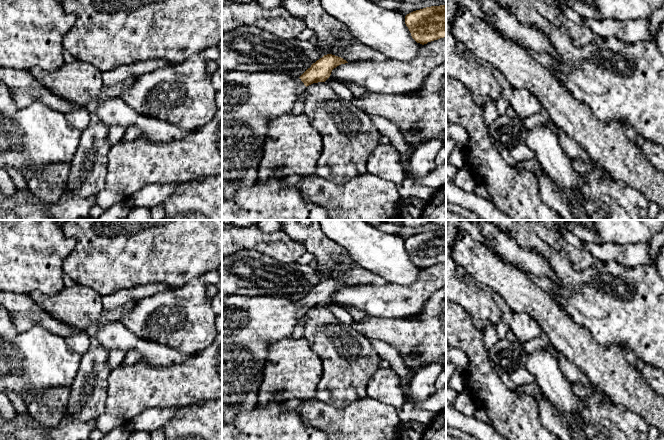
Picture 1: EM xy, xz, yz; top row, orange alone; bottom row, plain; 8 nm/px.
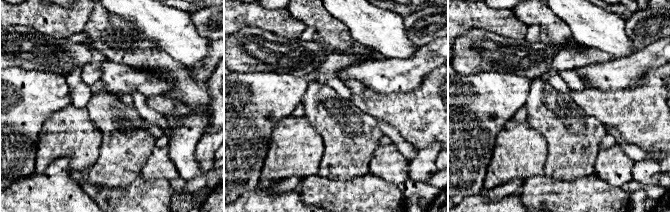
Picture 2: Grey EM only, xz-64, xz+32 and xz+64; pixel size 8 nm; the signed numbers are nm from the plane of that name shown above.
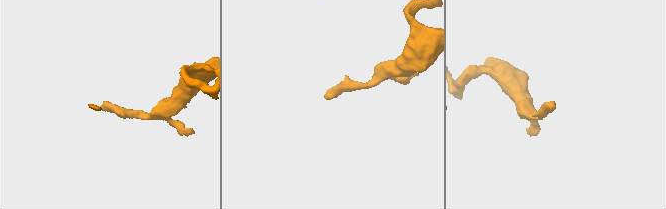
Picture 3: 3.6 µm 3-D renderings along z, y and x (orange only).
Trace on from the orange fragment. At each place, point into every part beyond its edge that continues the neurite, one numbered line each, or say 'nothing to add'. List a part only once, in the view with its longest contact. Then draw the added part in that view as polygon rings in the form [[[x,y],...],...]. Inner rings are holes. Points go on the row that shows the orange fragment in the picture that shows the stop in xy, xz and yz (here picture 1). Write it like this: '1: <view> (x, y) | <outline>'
1: xz (250, 100) | [[[277,72],[222,73],[222,199],[258,182],[258,169],[270,123],[290,113],[306,86],[299,77]]]

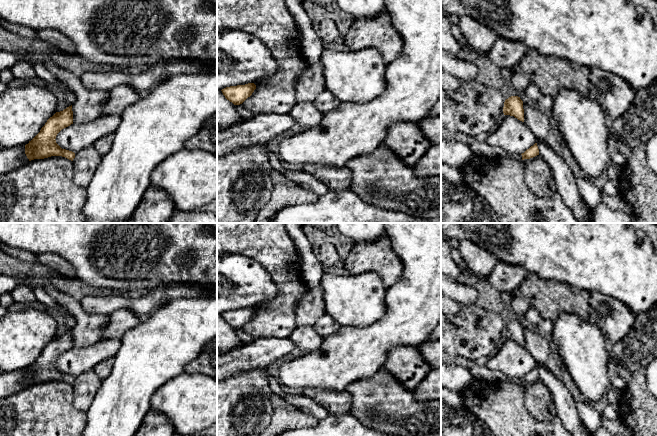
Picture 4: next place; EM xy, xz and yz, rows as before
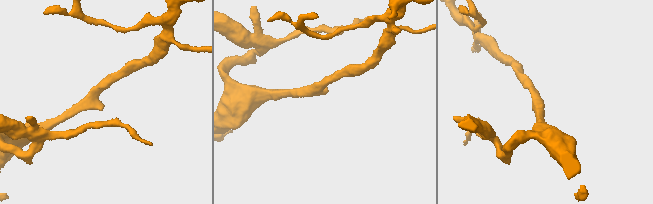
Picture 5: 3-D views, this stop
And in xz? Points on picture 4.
nothing to add

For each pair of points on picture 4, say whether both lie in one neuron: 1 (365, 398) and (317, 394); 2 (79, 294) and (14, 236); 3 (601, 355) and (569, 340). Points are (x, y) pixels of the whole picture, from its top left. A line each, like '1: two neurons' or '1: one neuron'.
1: two neurons
2: two neurons
3: one neuron

